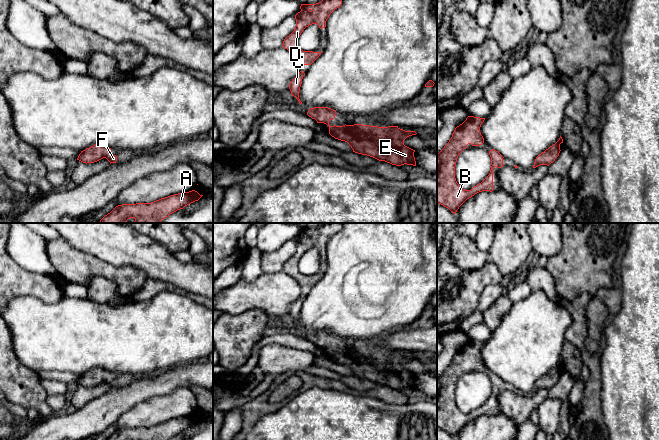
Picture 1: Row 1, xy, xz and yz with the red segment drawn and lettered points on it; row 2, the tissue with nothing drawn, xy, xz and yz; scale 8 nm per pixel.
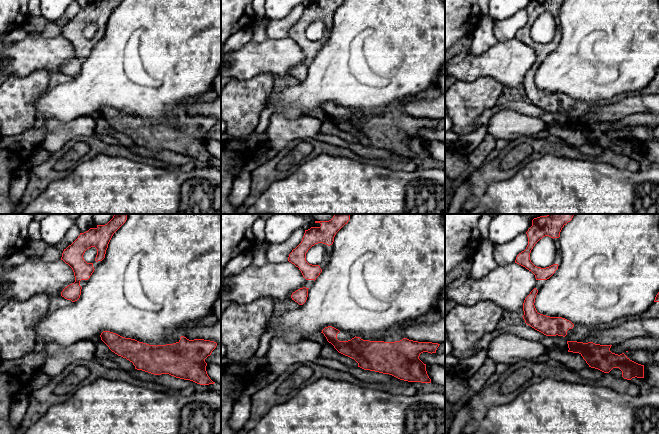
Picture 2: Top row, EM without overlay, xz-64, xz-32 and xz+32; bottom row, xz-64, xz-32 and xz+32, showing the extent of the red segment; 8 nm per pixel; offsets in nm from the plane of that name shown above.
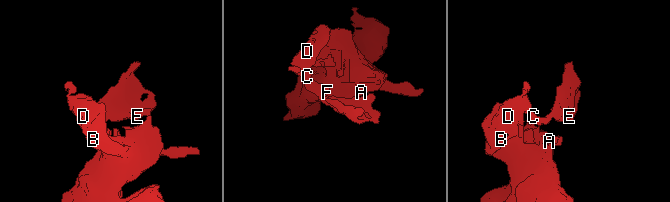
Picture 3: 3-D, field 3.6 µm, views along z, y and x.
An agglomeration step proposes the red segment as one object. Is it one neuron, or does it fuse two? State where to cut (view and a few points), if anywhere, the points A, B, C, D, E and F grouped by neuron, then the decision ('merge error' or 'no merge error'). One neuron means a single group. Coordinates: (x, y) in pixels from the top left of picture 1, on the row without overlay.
no cut | A B C D E F | no merge error

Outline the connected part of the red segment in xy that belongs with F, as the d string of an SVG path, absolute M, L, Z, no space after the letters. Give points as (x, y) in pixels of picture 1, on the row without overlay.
M95 368L81 375L77 384L87 388L97 386L103 382L106 382L110 388L117 385L117 380L112 378L111 372Z

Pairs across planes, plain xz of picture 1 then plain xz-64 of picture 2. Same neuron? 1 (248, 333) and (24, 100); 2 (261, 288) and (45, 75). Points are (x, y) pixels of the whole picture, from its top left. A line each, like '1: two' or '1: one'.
1: one
2: two

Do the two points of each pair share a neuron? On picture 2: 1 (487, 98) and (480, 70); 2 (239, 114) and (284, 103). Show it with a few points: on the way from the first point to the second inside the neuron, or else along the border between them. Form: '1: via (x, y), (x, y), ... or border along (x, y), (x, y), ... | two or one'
1: border along (459, 80), (492, 76), (504, 85) | two
2: border along (275, 91), (264, 107) | two

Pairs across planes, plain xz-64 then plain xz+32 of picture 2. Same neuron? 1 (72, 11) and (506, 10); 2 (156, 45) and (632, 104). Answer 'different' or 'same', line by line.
1: different
2: different

